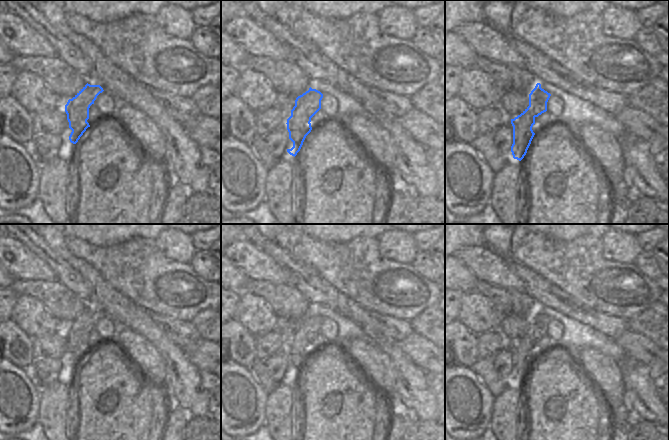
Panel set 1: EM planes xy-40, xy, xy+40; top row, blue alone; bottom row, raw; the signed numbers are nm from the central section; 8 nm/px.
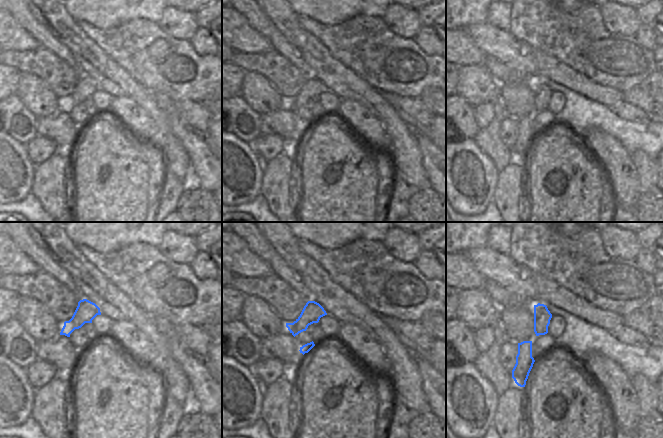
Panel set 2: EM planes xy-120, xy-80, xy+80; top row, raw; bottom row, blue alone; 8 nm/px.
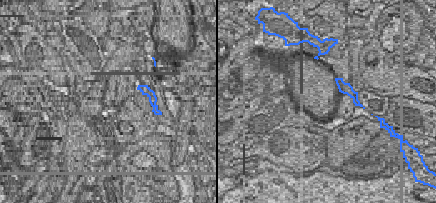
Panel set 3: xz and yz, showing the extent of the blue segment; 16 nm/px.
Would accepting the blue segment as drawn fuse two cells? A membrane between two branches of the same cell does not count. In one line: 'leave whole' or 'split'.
split

